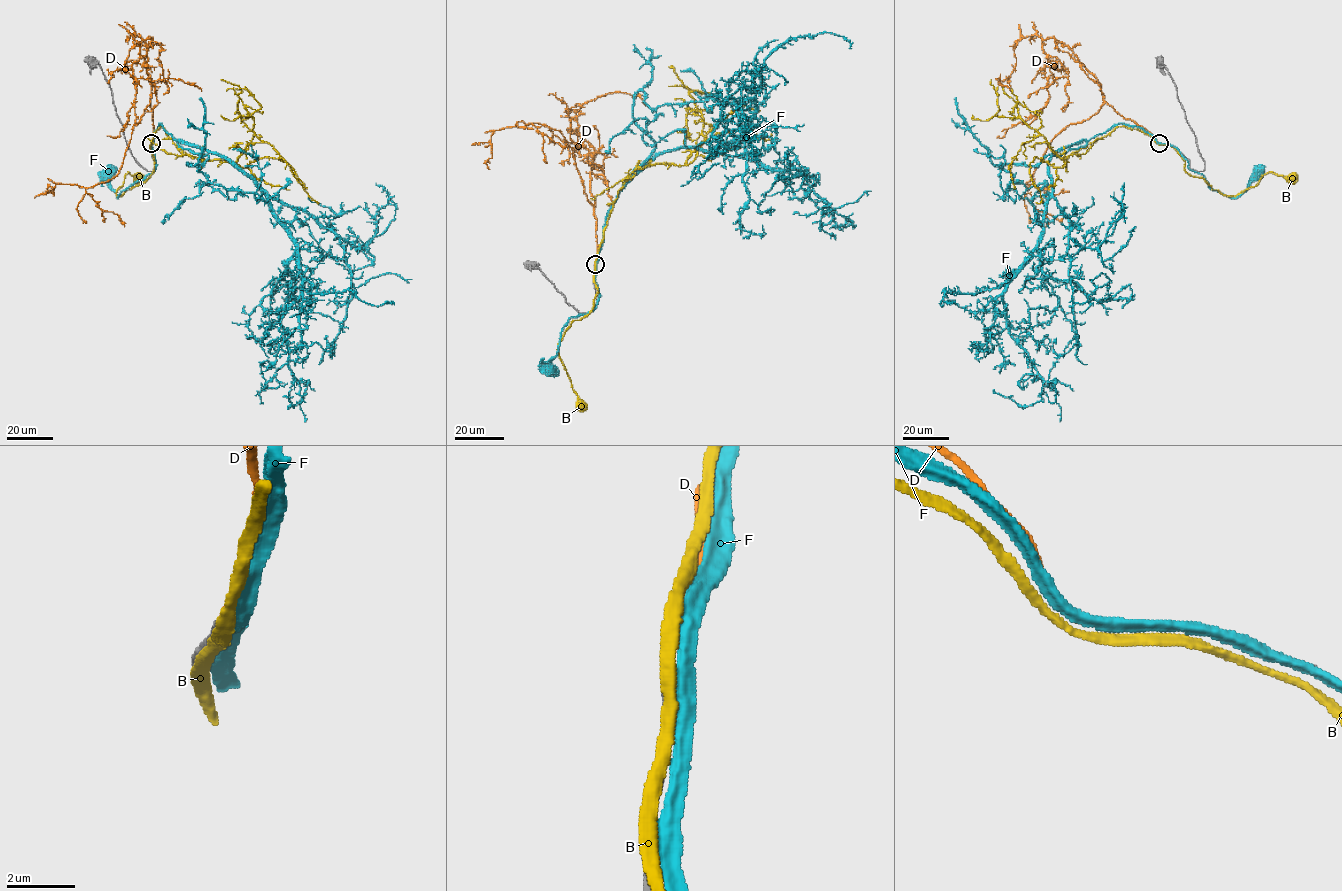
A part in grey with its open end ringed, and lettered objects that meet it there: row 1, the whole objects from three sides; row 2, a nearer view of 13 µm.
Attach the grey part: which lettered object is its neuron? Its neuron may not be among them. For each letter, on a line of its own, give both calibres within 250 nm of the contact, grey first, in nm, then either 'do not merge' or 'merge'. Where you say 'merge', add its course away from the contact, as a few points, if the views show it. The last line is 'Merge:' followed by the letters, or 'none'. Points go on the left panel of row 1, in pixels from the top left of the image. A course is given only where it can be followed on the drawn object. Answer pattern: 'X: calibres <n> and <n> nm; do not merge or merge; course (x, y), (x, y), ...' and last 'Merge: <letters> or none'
B: calibres 240 and 280 nm; do not merge
D: calibres 220 and 150 nm; merge; course (151, 143), (147, 52), (152, 37), (135, 35), (124, 66), (131, 75), (151, 81), (179, 79), (201, 90)
F: calibres 200 and 400 nm; do not merge
Merge: D

